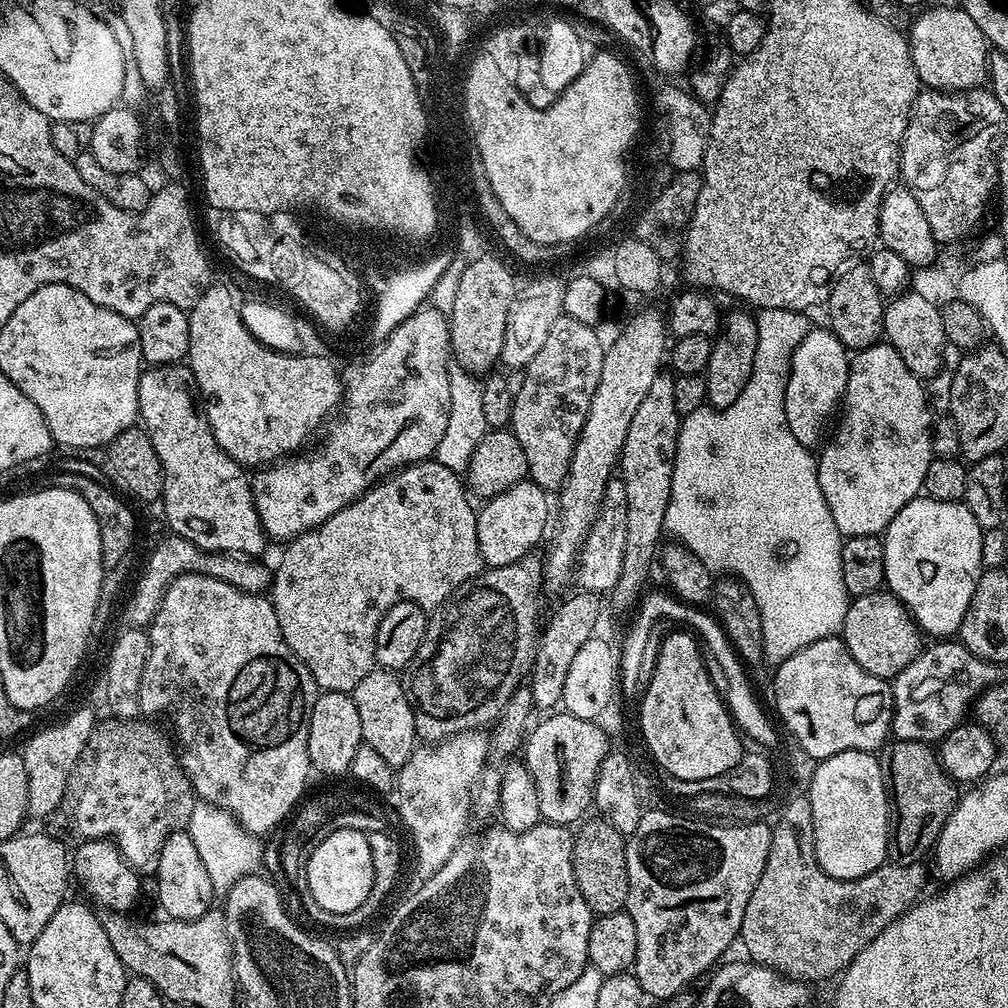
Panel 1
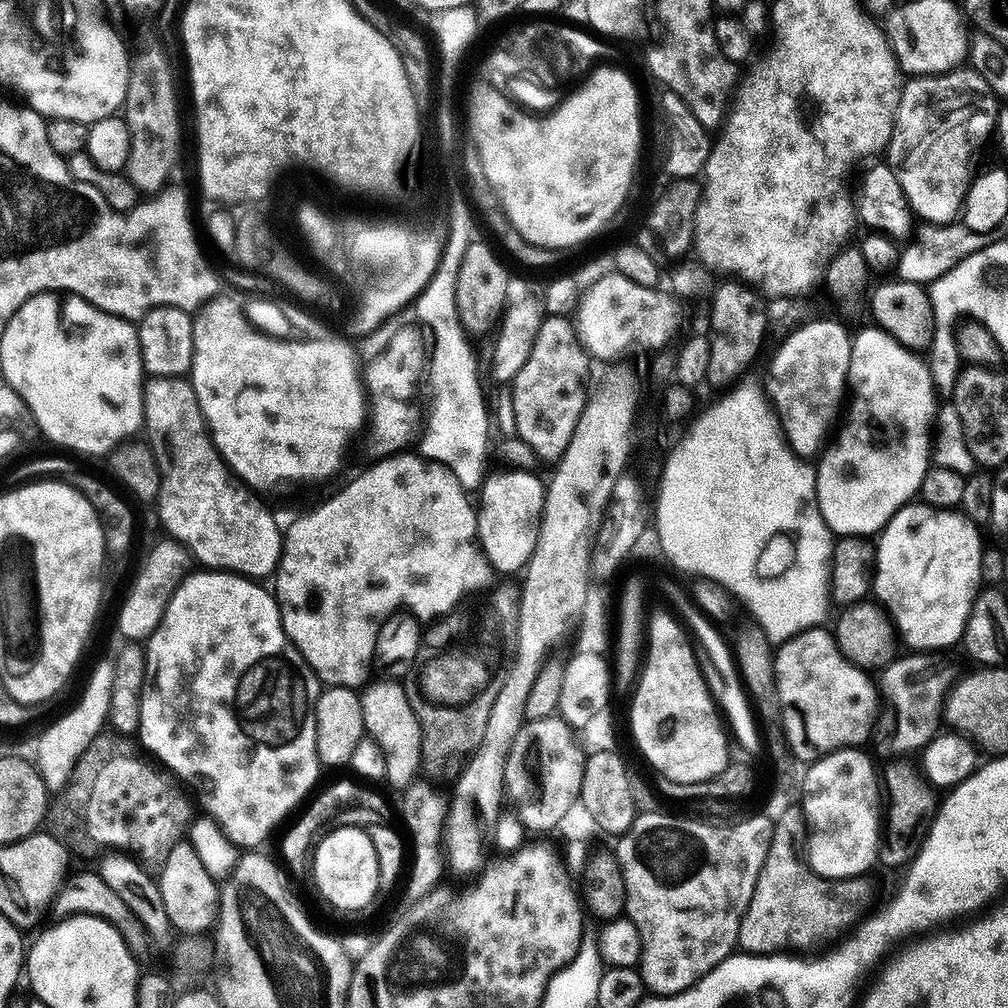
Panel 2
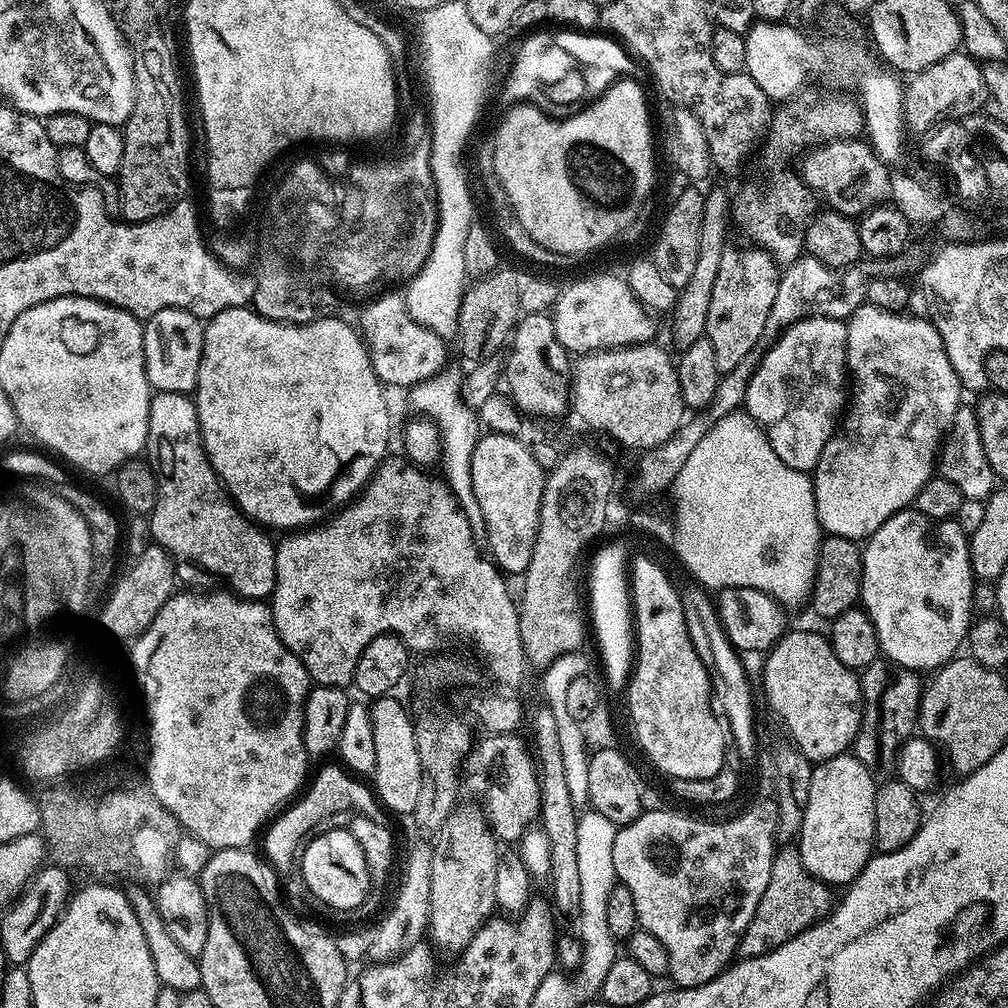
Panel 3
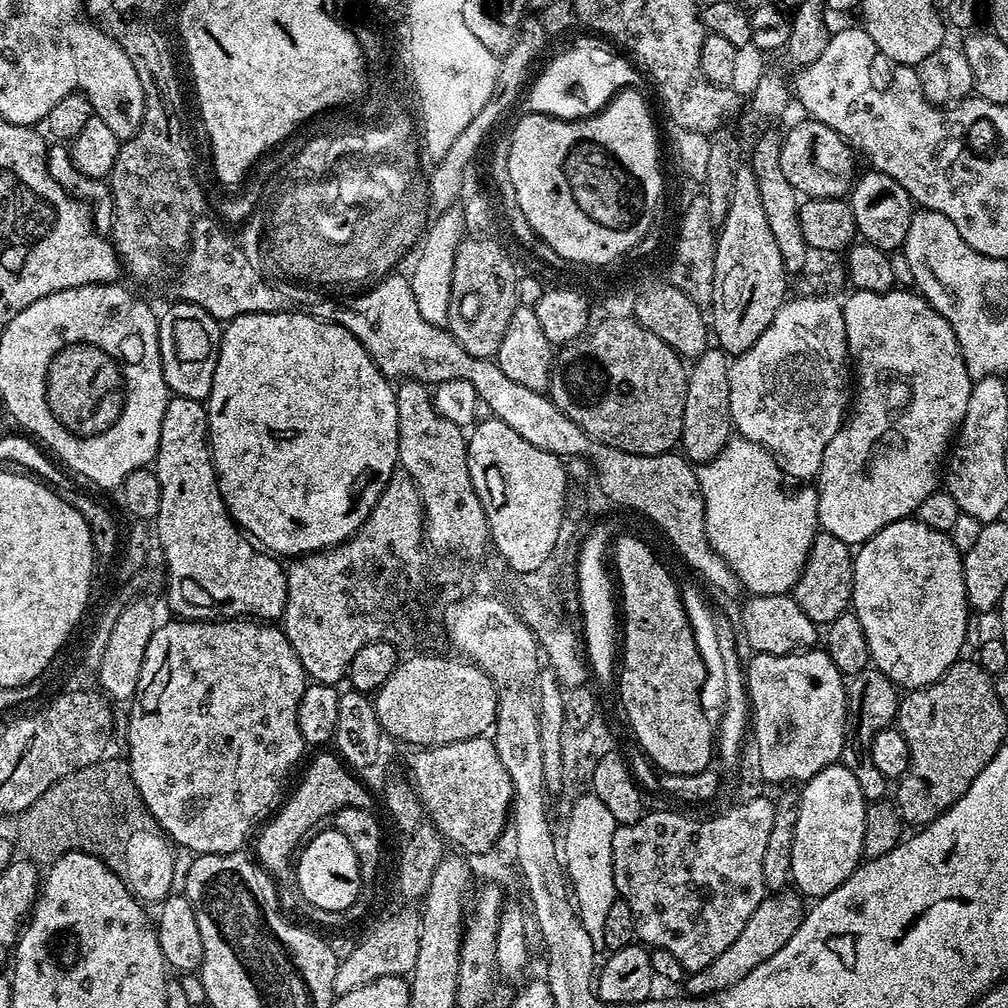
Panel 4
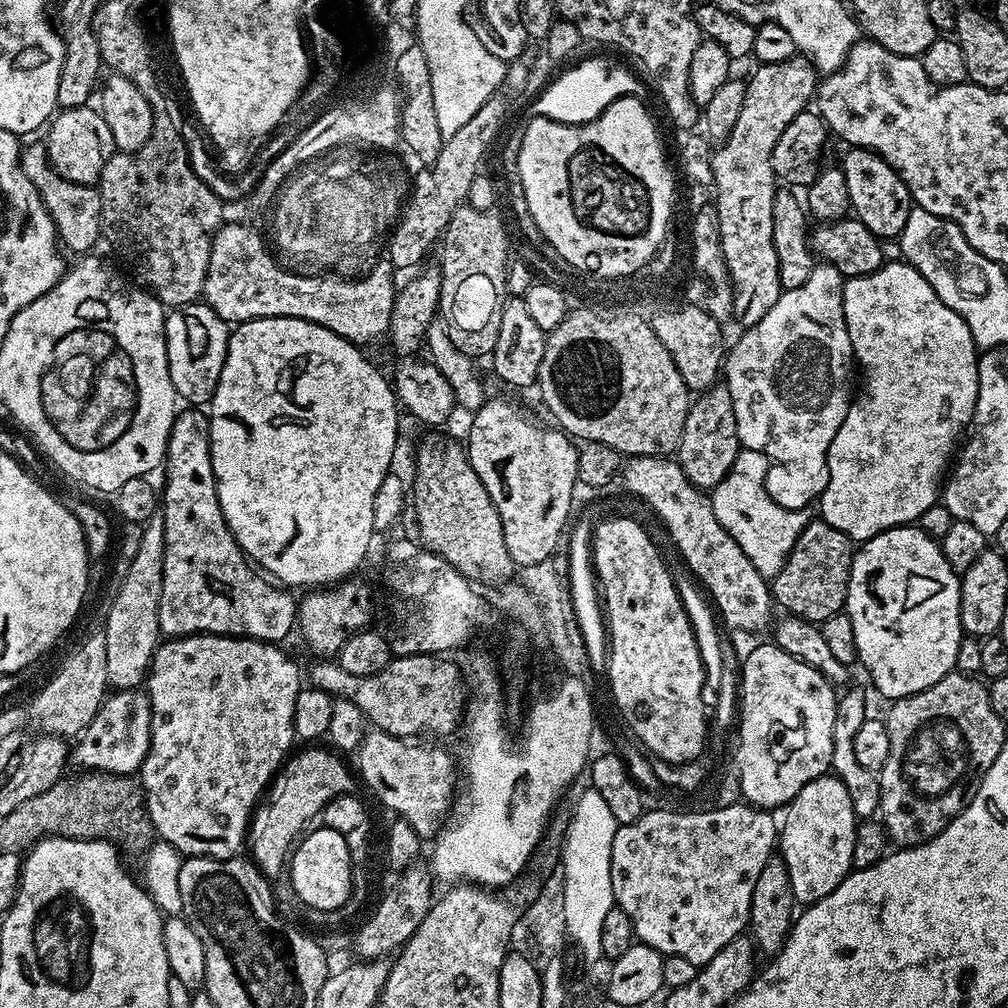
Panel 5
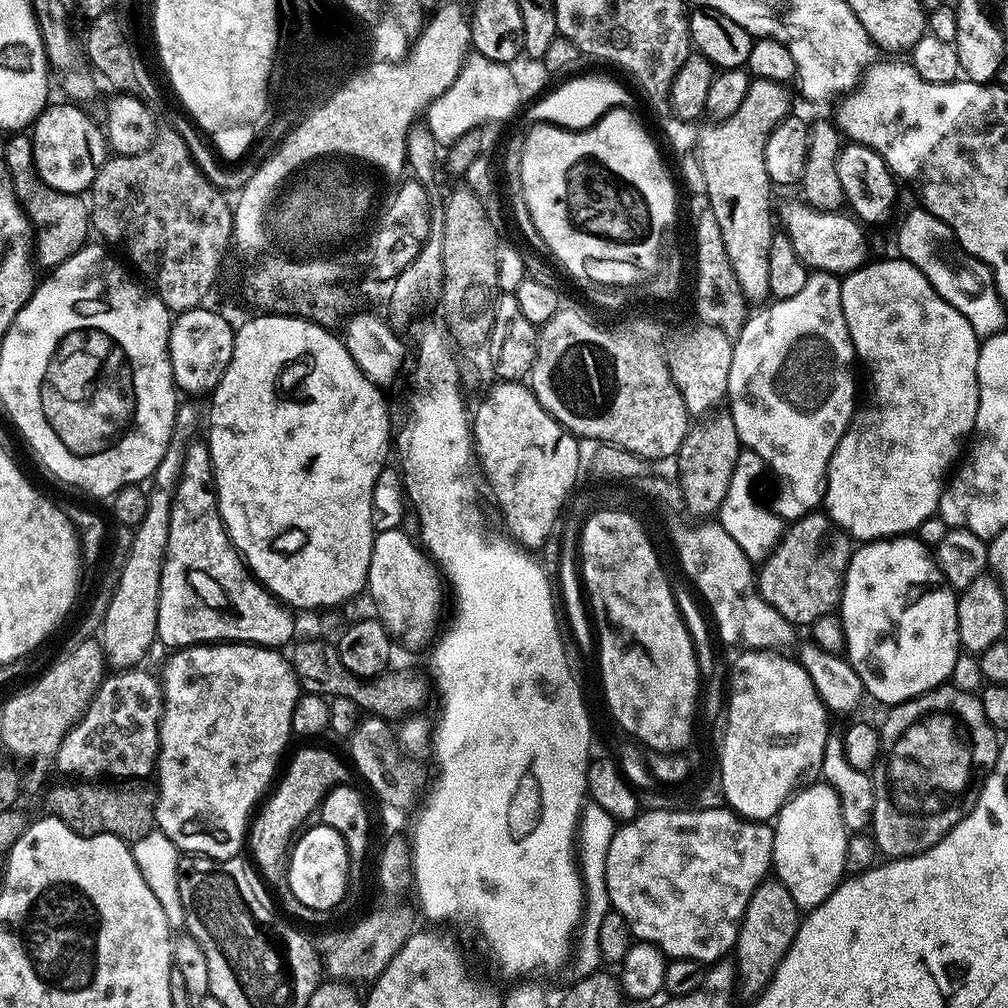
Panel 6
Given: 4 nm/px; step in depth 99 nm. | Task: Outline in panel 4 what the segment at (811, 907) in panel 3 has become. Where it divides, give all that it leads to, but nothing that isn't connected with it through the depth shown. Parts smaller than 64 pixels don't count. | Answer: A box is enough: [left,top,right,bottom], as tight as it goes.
[682,890,806,997]

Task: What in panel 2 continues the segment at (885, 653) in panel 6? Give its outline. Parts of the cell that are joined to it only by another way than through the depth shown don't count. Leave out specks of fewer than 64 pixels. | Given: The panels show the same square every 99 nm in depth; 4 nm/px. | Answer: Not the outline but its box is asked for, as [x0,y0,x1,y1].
[871,502,986,654]

